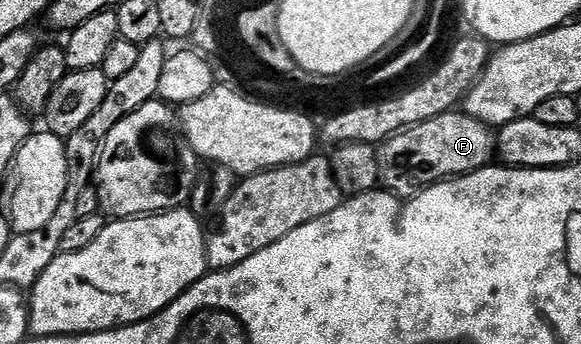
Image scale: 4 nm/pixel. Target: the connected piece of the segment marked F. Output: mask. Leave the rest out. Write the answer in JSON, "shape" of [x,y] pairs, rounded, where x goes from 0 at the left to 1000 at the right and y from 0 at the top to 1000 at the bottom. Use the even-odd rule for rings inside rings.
{"shape":[[[797,320],[754,331],[733,355],[683,384],[659,422],[654,456],[654,520],[666,555],[702,576],[759,523],[776,523],[842,485],[855,451],[849,375]]]}

